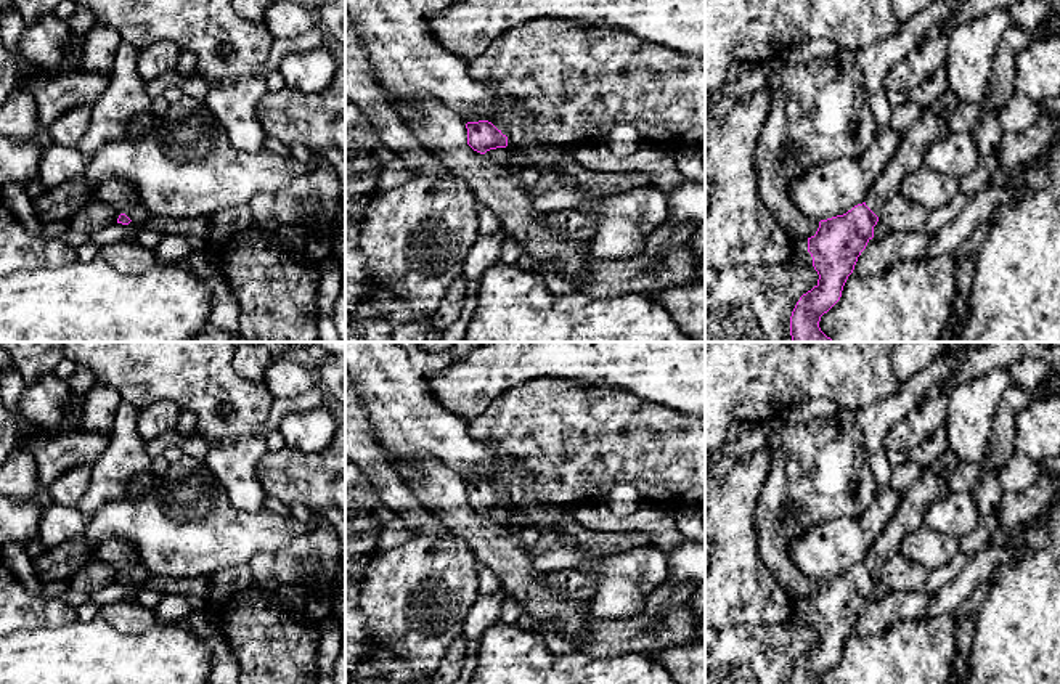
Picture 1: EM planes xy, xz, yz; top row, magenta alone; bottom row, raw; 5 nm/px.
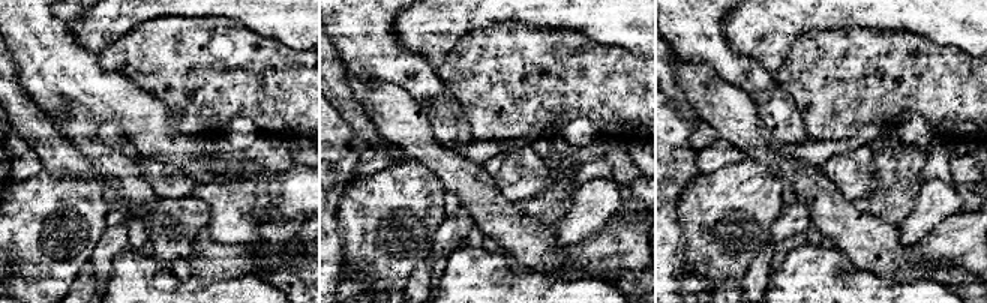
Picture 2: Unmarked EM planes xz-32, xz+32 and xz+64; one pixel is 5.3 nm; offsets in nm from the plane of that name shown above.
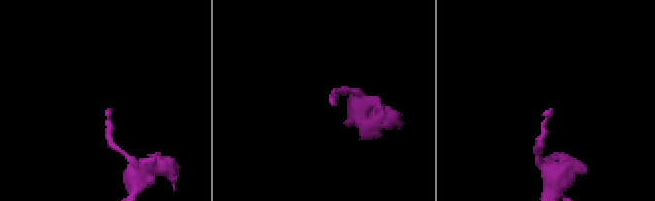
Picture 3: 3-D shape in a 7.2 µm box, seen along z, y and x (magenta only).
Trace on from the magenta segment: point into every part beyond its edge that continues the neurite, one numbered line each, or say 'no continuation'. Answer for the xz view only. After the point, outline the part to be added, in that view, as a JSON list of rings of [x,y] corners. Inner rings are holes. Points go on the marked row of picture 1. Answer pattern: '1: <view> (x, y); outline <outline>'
1: xz (500, 154); outline [[[496,148],[485,153],[491,161],[508,167],[509,153],[506,148]]]

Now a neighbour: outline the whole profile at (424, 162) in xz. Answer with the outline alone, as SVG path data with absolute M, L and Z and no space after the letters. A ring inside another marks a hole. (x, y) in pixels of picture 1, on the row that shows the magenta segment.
M345 11L345 95L376 128L381 145L392 149L414 177L453 177L440 157L422 148L402 114L384 96L374 64Z

